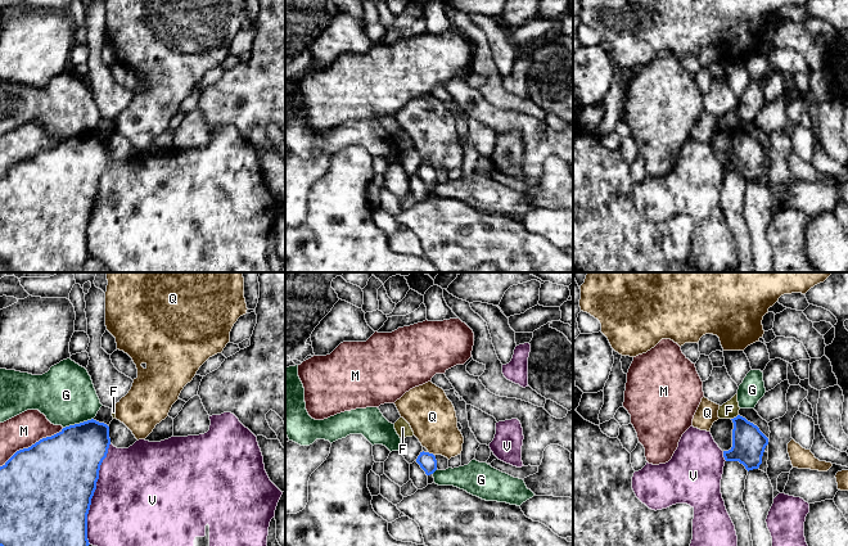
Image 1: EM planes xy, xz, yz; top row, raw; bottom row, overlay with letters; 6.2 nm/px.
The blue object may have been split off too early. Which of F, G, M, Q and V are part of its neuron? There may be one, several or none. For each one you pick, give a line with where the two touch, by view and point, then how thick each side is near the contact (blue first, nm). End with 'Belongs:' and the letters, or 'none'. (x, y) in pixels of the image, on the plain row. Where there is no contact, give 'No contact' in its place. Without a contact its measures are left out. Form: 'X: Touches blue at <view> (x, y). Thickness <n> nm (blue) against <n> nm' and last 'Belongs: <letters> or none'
Belongs: none

